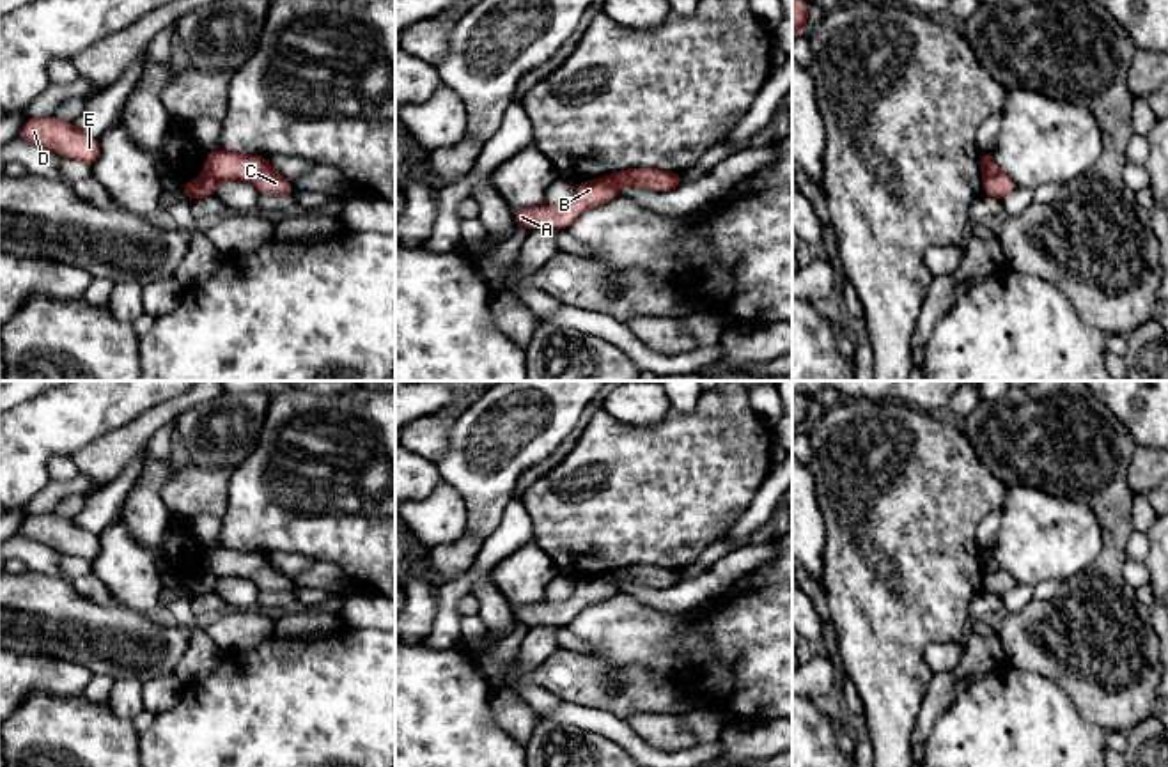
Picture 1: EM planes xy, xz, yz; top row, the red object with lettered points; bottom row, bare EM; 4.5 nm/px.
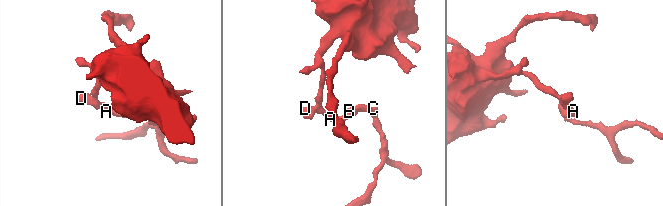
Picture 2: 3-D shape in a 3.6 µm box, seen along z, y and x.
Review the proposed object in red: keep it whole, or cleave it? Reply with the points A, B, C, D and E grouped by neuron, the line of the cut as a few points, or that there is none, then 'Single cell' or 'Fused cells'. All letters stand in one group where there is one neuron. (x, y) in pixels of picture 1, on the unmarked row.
Groups: A B D E / C. Split along xz (607, 573), (619, 588). Fused cells

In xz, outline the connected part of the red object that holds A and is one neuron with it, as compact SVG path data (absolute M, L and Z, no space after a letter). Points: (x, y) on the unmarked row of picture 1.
M608 572L576 581L574 593L560 604L533 604L512 608L518 622L526 627L544 624L553 627L567 625L585 606L601 602L615 595L620 588L610 581Z

